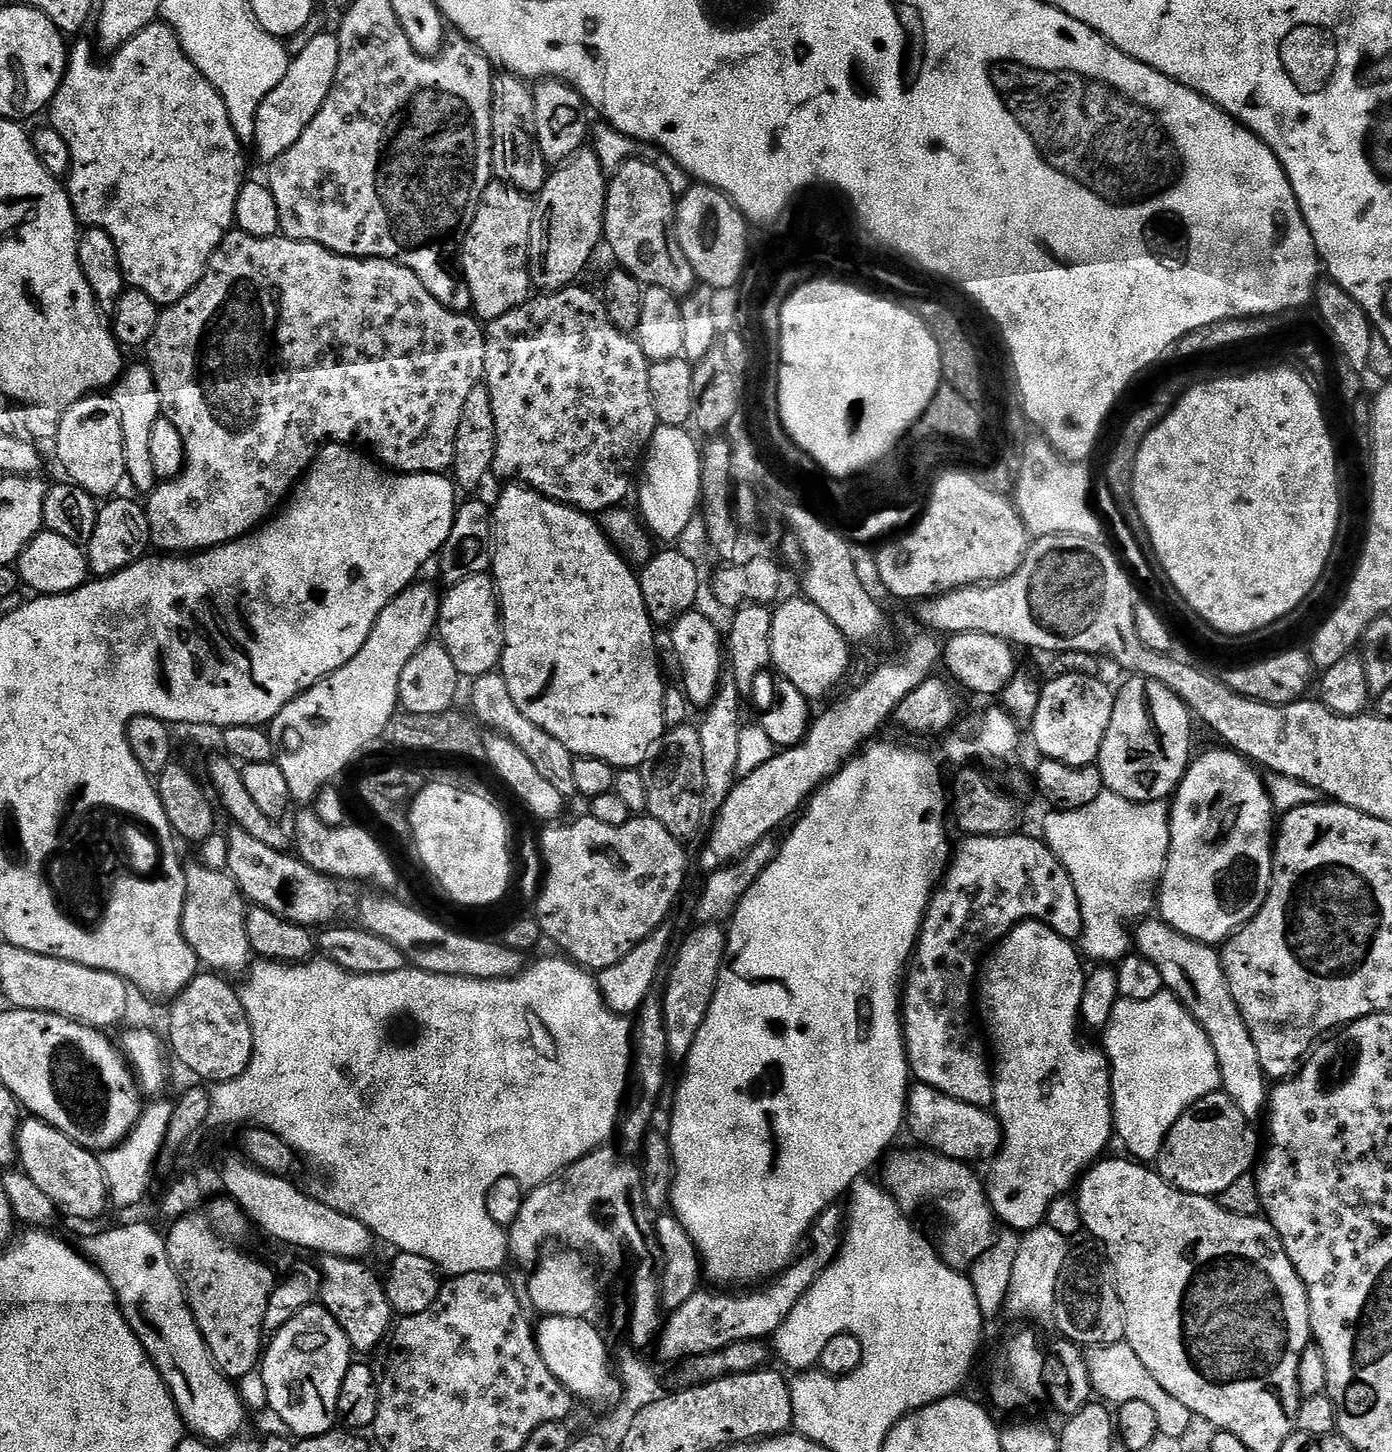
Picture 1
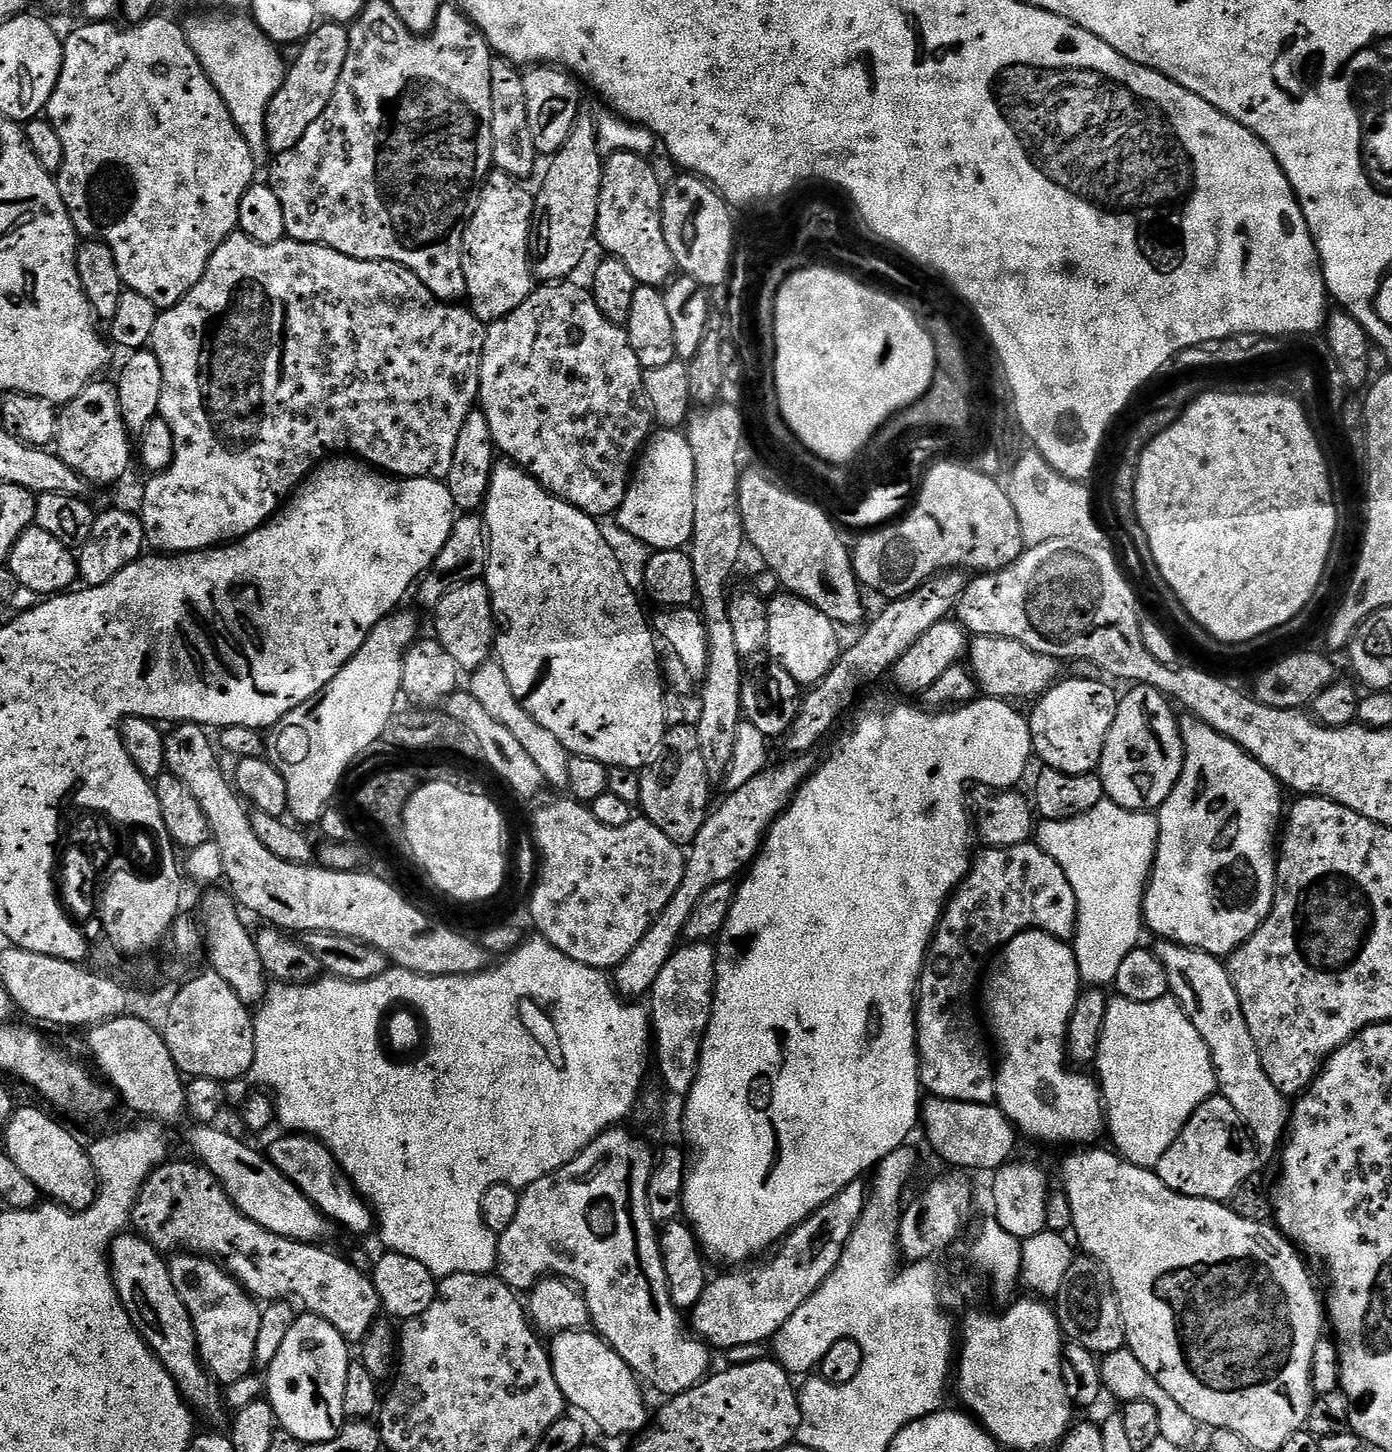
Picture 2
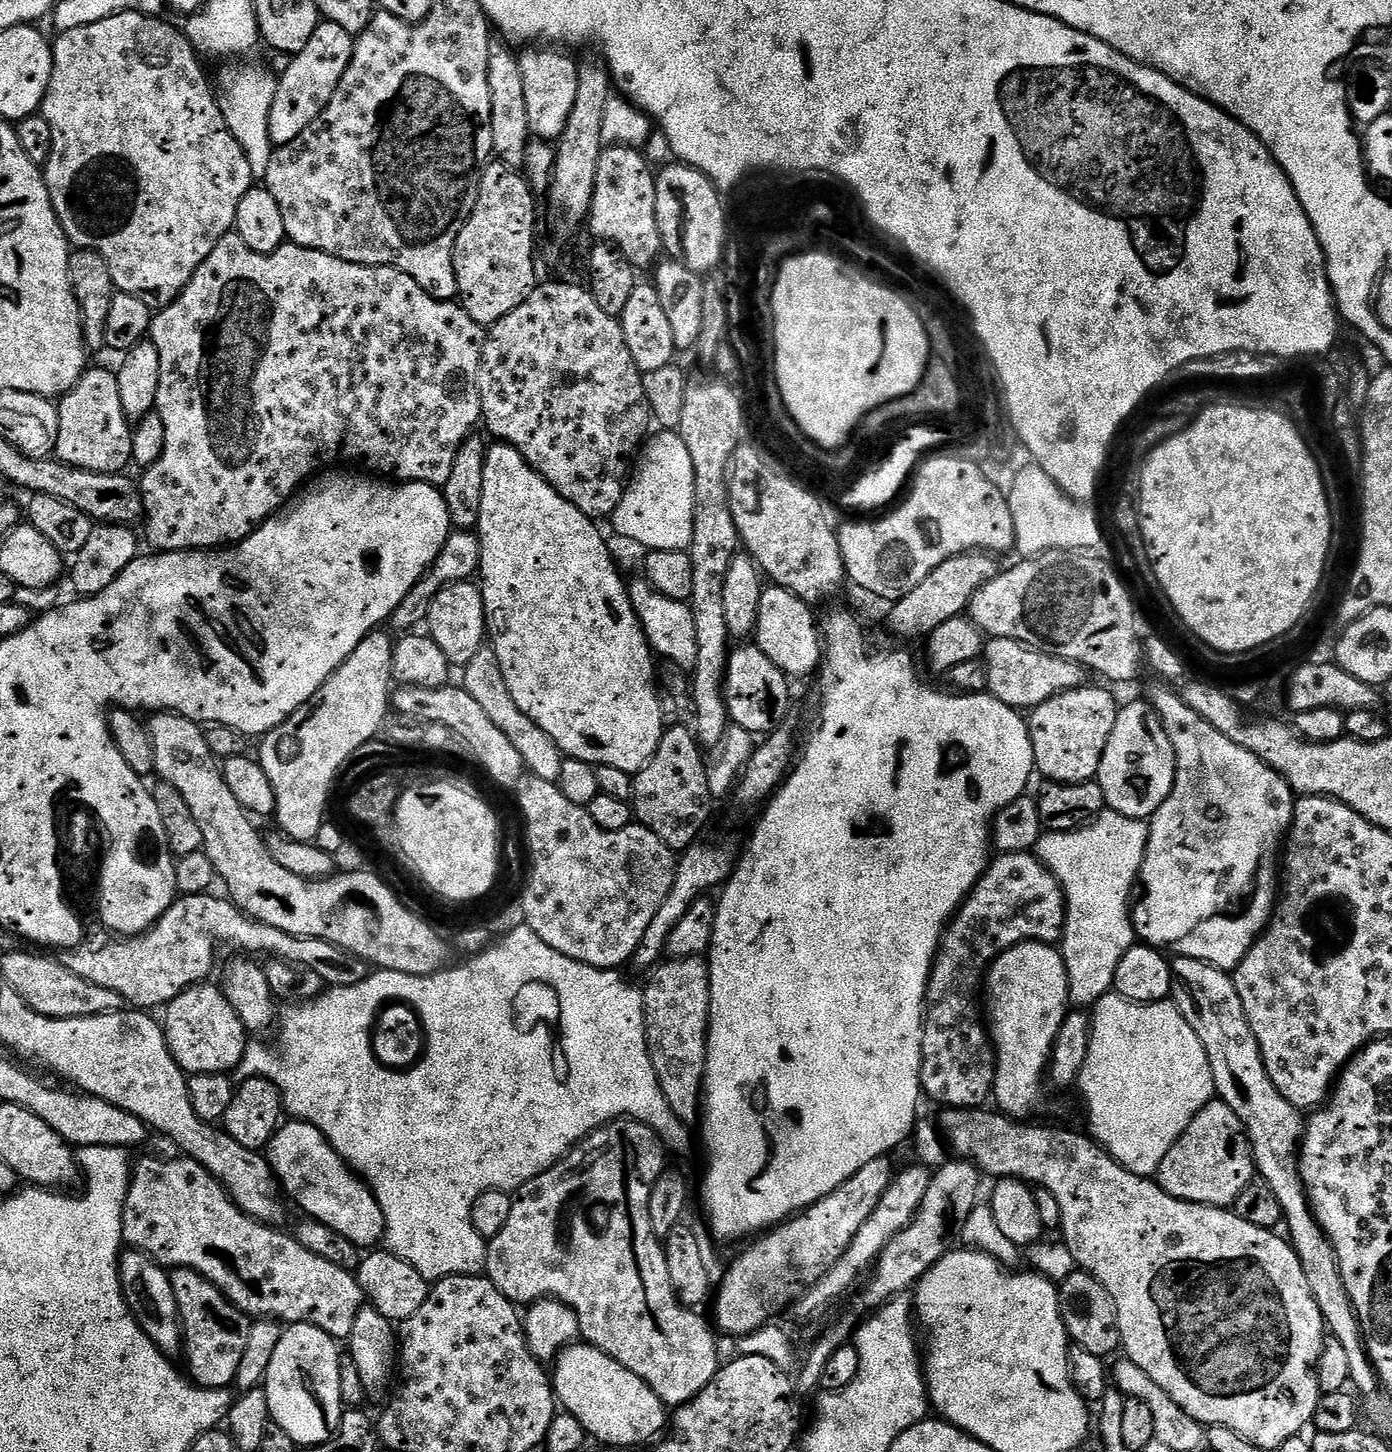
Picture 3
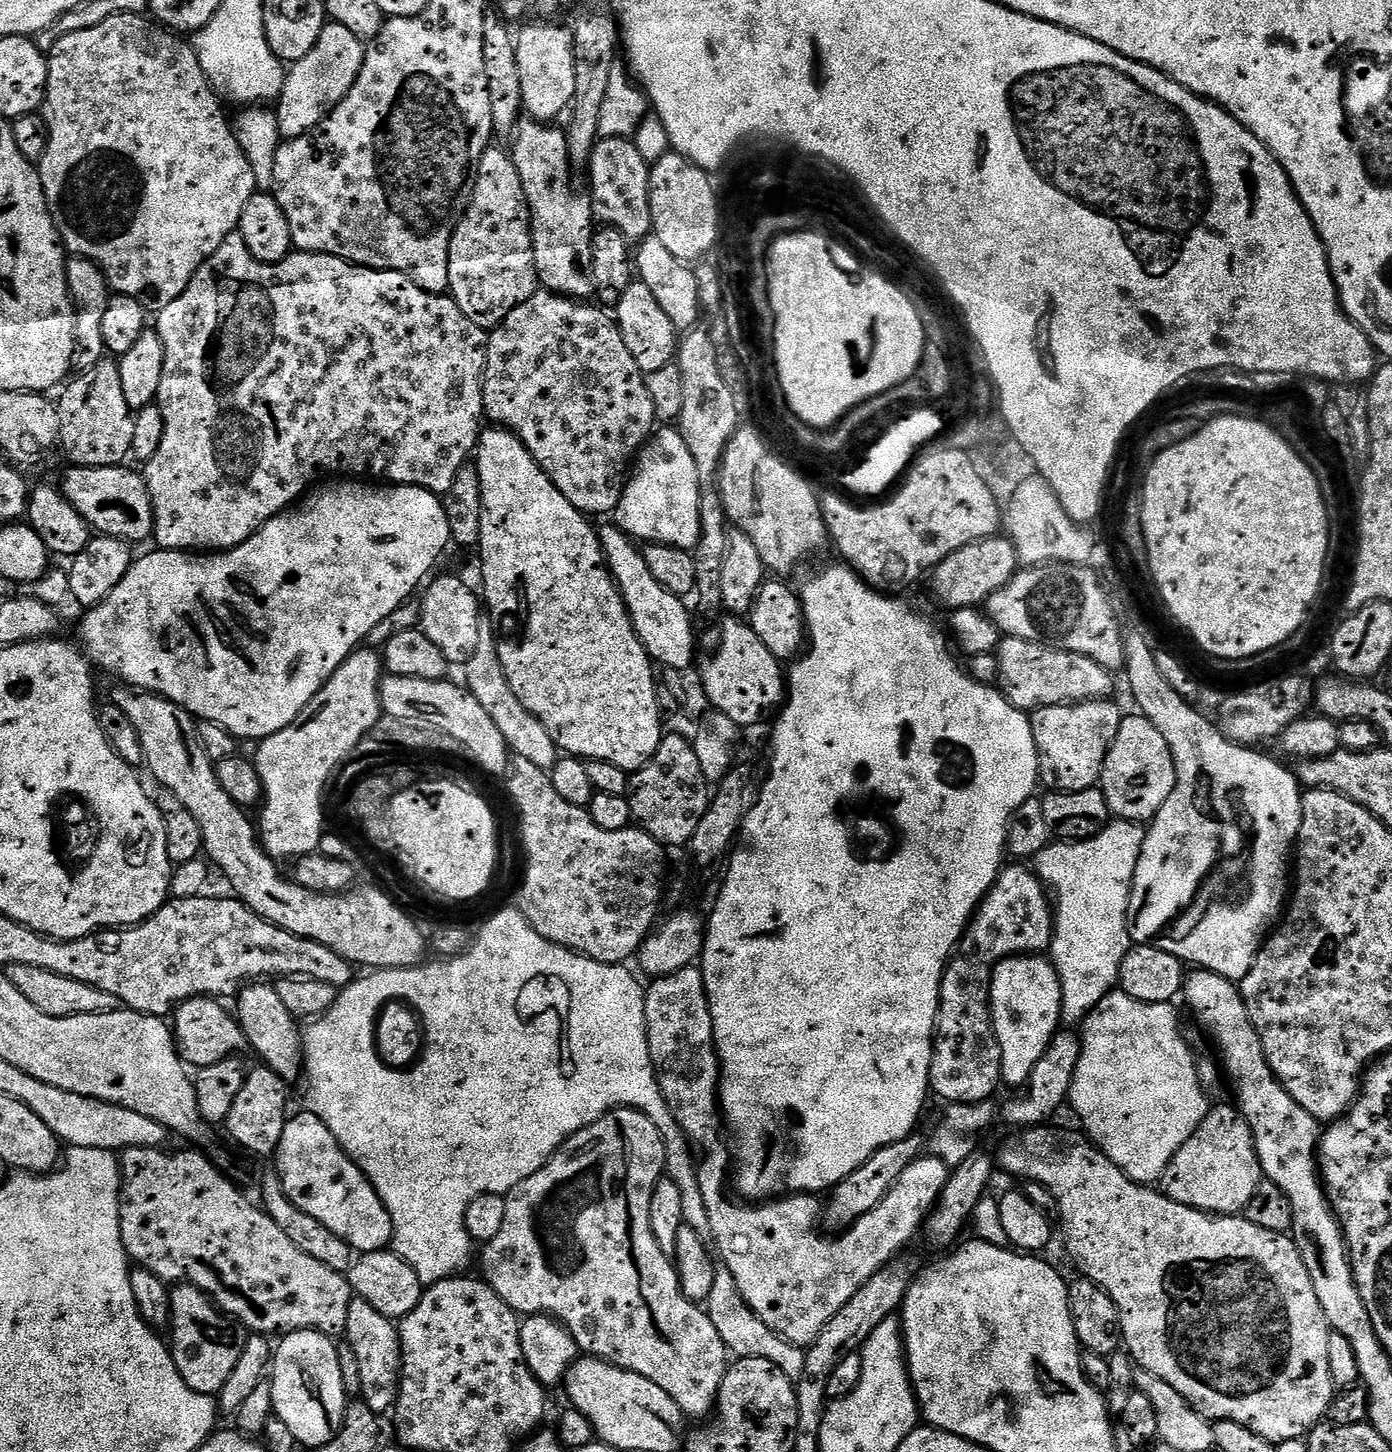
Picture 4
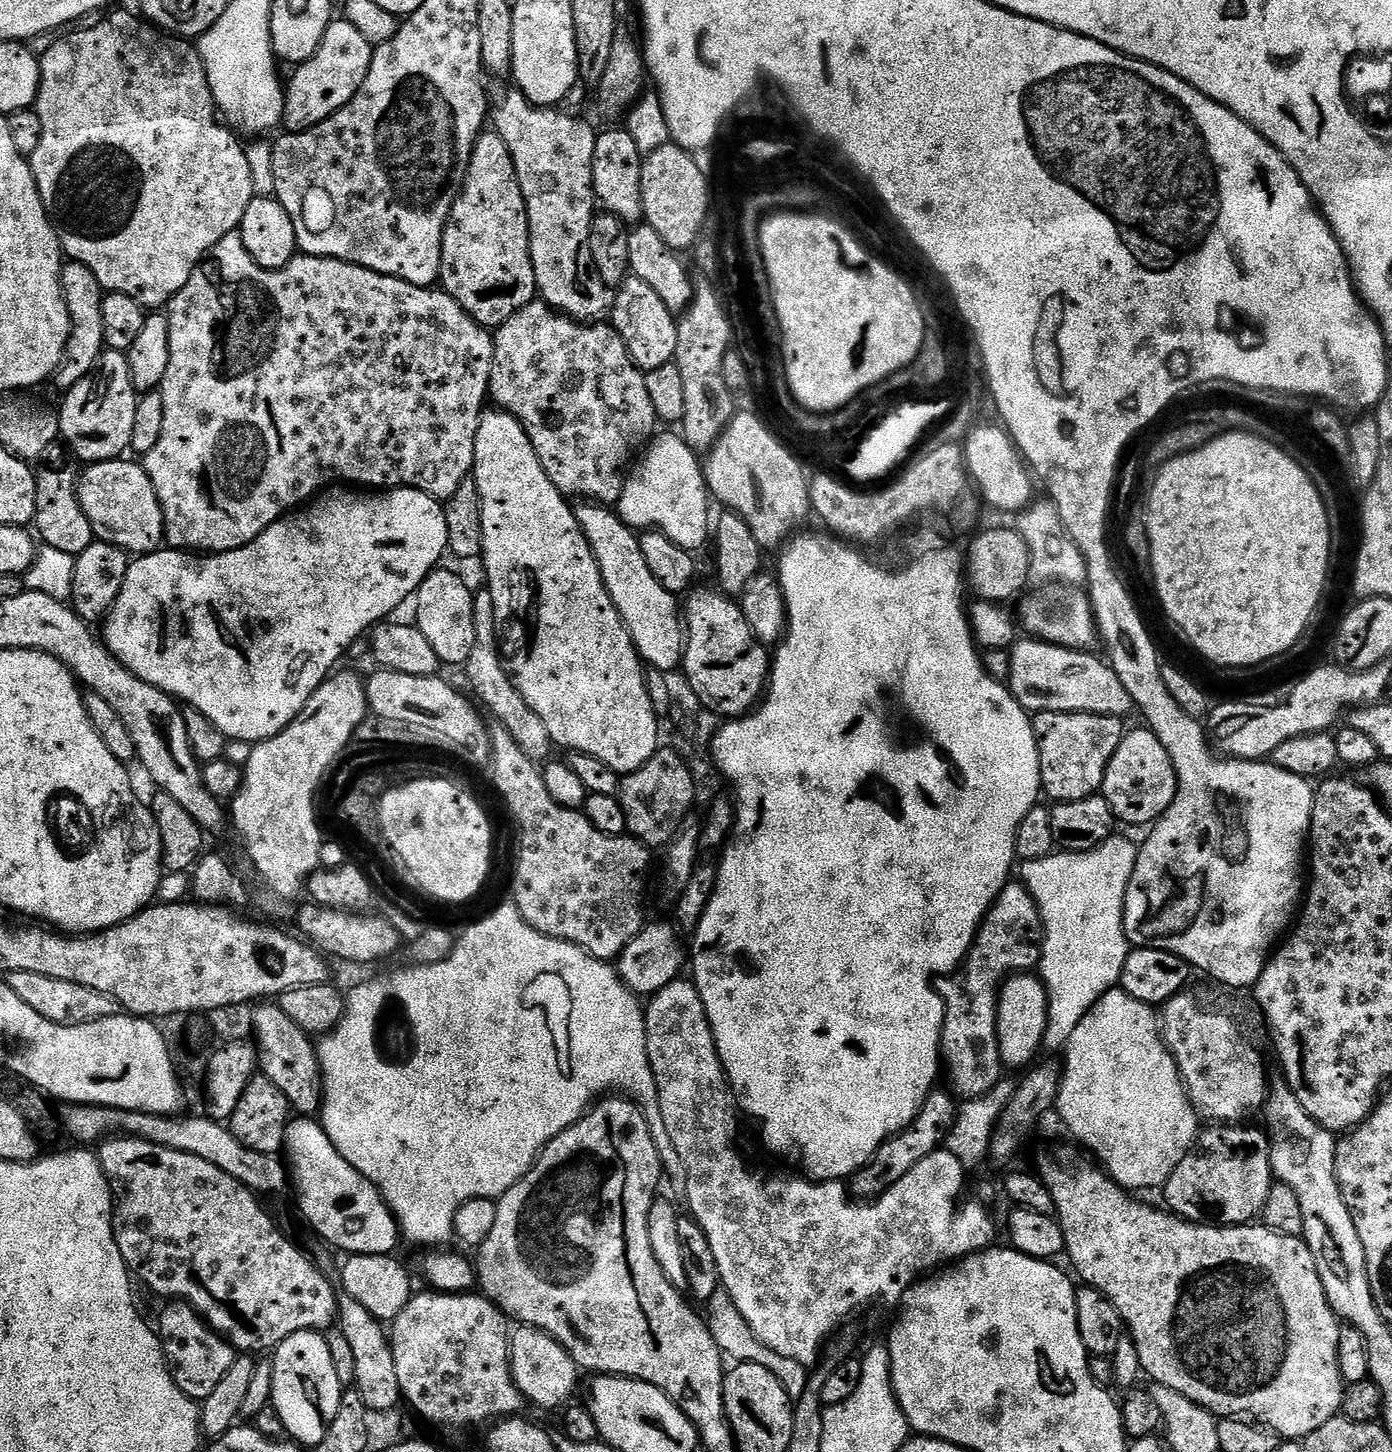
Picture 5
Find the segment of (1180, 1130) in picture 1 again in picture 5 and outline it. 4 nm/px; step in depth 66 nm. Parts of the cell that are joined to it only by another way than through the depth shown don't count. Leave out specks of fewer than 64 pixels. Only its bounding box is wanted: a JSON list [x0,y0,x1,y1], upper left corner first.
[1162,1122,1274,1226]

